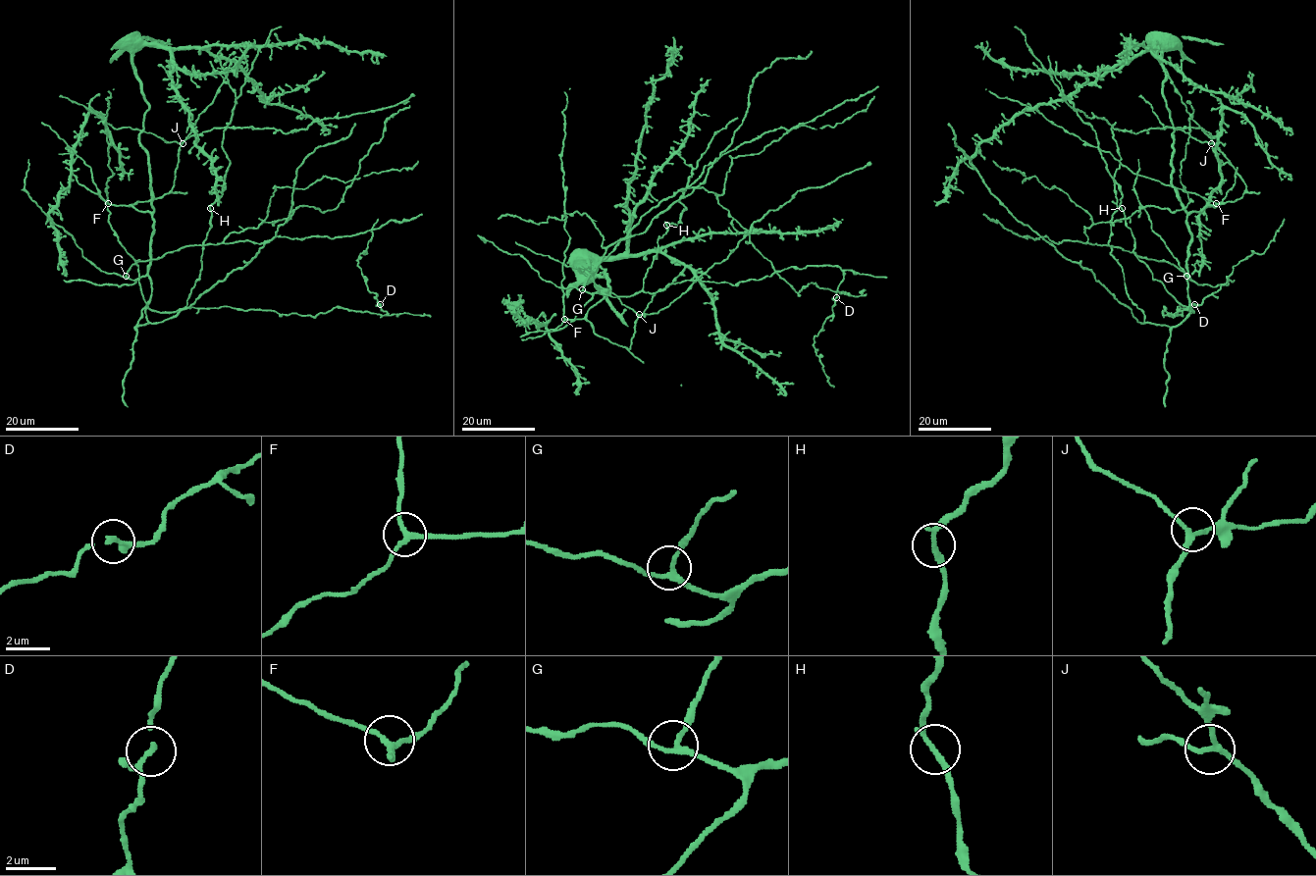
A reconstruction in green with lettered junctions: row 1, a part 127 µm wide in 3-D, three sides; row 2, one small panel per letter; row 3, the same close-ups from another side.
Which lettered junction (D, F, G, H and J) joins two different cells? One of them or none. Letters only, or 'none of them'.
none of them

